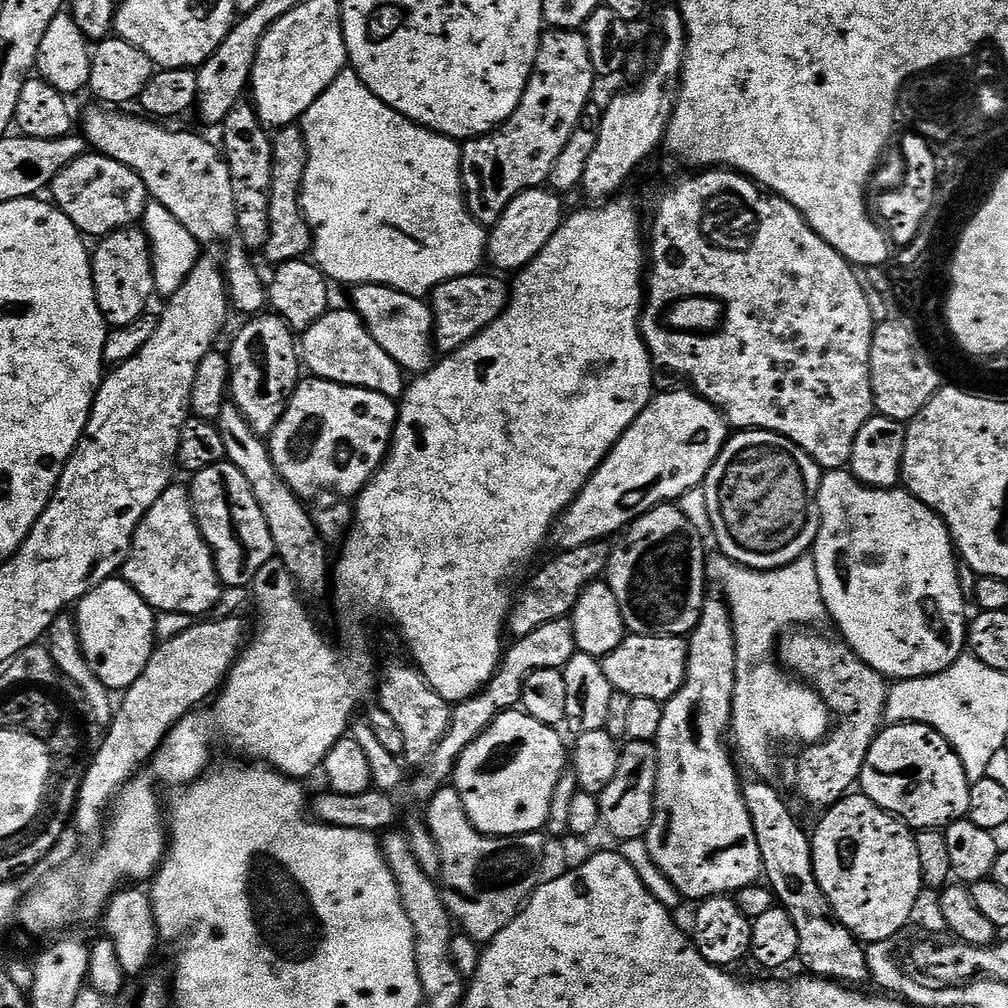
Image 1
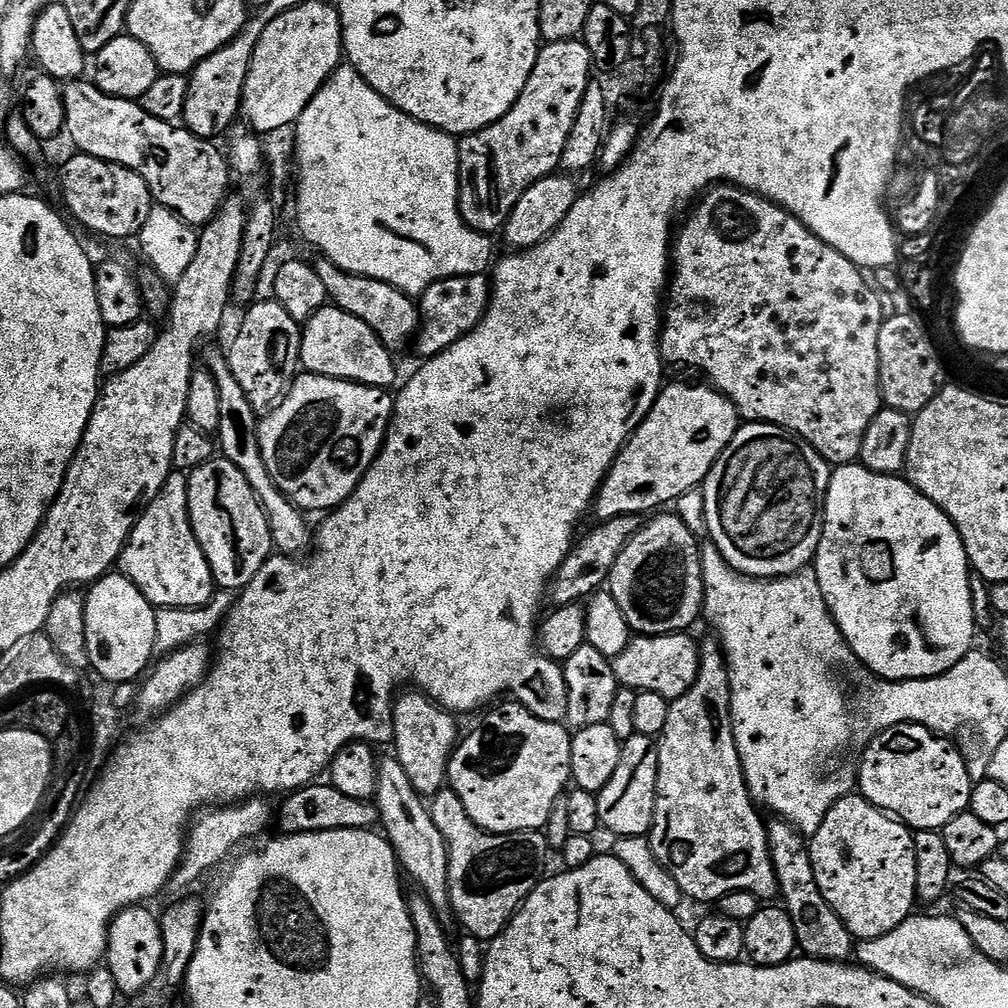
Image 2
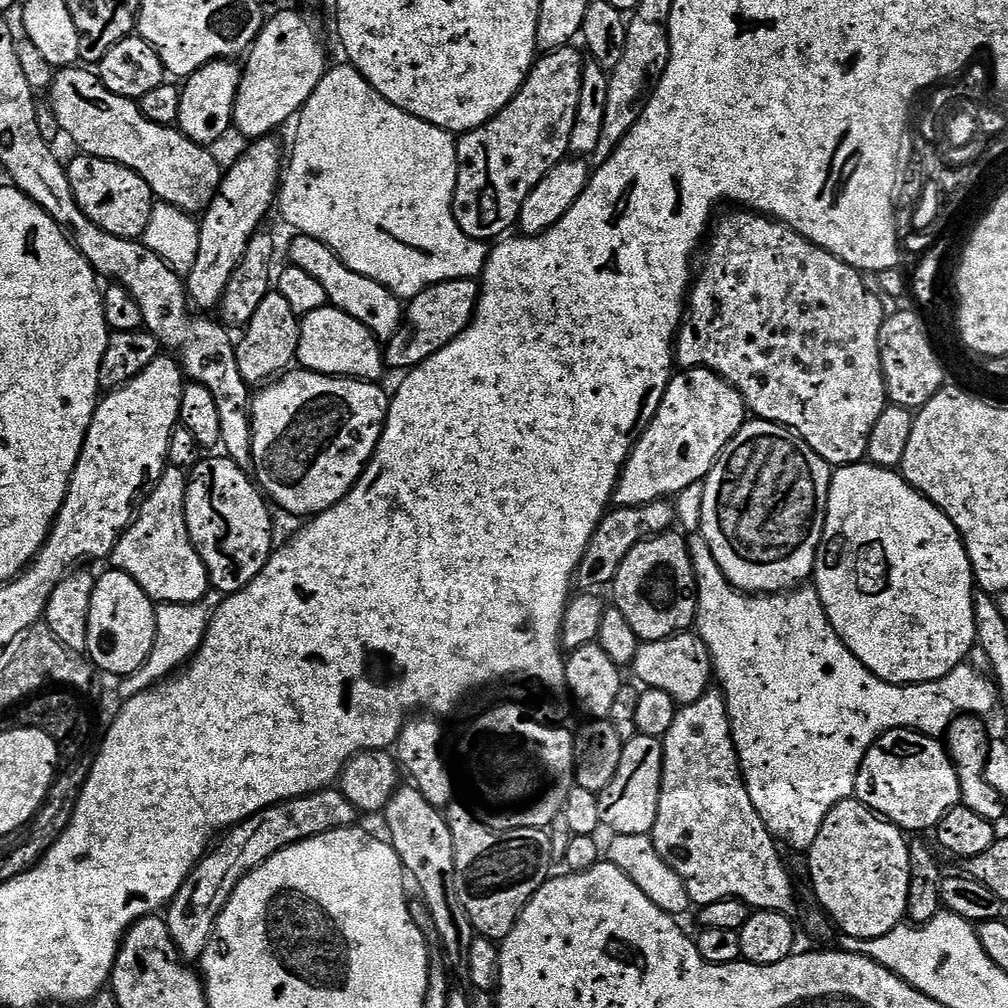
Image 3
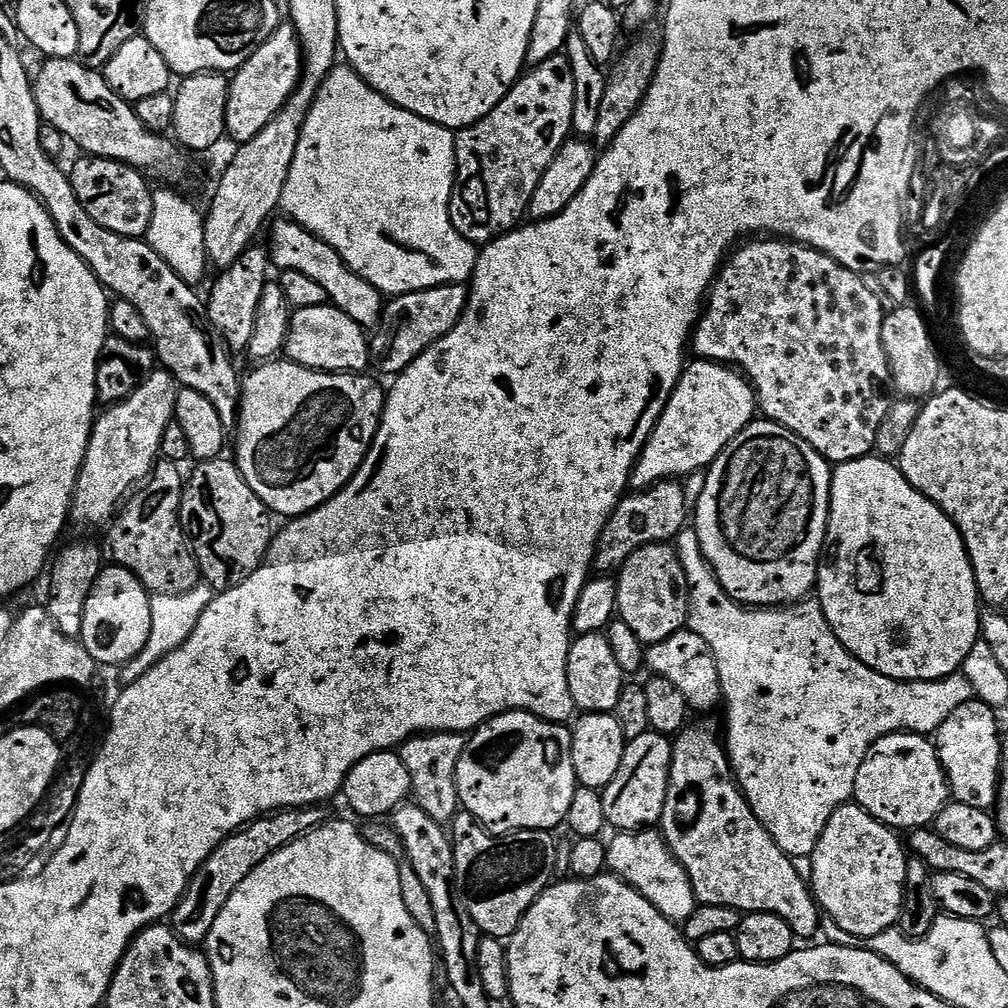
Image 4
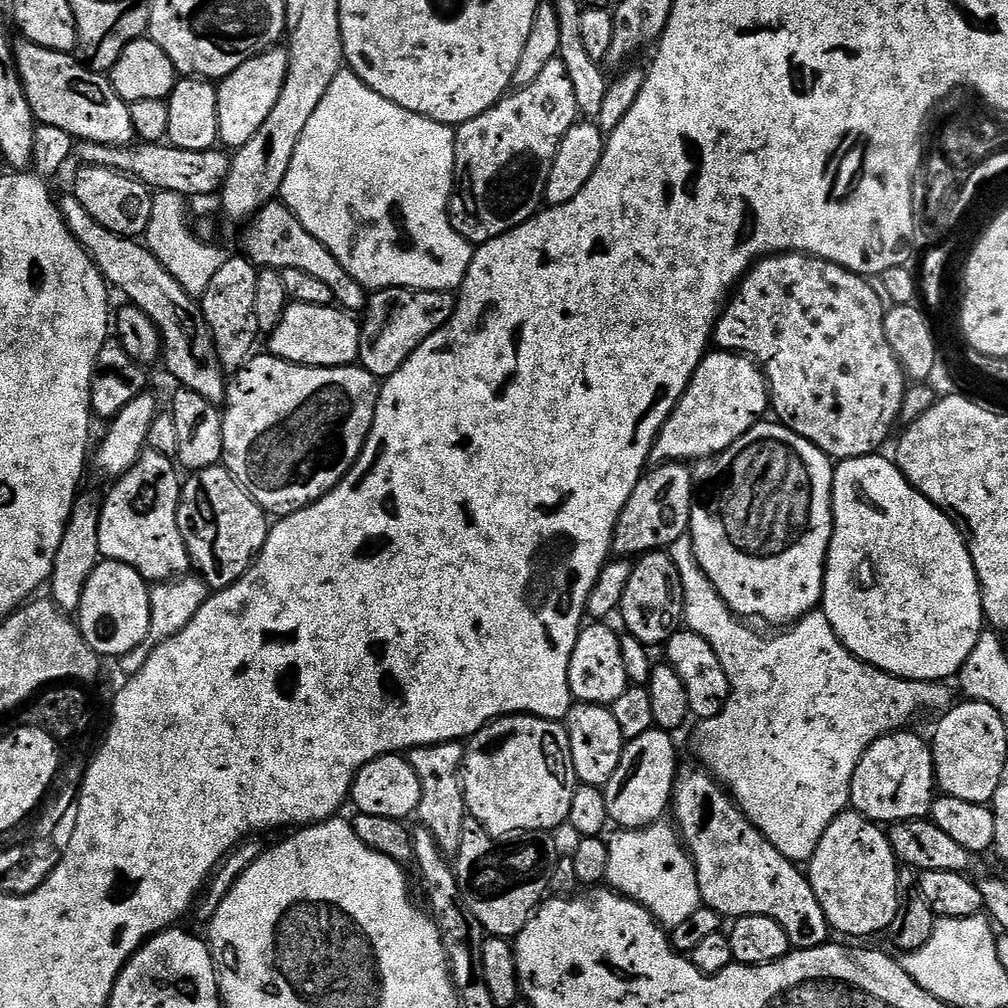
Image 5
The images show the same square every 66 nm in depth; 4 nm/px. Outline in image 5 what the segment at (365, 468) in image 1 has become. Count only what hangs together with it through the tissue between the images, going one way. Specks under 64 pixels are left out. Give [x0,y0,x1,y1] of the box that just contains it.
[222,354,380,517]

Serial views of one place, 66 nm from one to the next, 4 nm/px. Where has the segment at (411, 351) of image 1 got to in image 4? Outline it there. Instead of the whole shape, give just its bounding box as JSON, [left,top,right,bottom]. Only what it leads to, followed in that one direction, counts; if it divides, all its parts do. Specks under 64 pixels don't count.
[266,218,386,330]

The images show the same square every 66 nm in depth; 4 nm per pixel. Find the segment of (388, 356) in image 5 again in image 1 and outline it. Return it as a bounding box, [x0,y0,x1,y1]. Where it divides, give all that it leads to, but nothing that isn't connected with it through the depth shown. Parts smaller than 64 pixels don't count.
[430,274,510,354]

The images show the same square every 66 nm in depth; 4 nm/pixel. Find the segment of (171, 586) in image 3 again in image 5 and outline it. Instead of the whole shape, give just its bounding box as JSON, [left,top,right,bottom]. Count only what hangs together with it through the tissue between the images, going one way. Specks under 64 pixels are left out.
[98,450,193,582]

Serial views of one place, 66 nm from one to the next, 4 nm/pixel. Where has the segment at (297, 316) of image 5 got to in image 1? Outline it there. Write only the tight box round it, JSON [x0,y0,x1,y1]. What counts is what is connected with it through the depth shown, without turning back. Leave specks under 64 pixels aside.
[298,306,406,401]

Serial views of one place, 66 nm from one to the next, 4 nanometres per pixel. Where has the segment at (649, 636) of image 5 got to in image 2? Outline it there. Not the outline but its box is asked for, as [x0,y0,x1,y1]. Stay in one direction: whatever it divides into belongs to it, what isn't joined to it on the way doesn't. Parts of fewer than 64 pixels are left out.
[606,514,704,636]

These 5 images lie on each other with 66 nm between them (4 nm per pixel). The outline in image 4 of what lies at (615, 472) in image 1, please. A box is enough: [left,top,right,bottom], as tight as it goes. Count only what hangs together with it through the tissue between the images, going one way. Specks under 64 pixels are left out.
[631,359,758,488]

